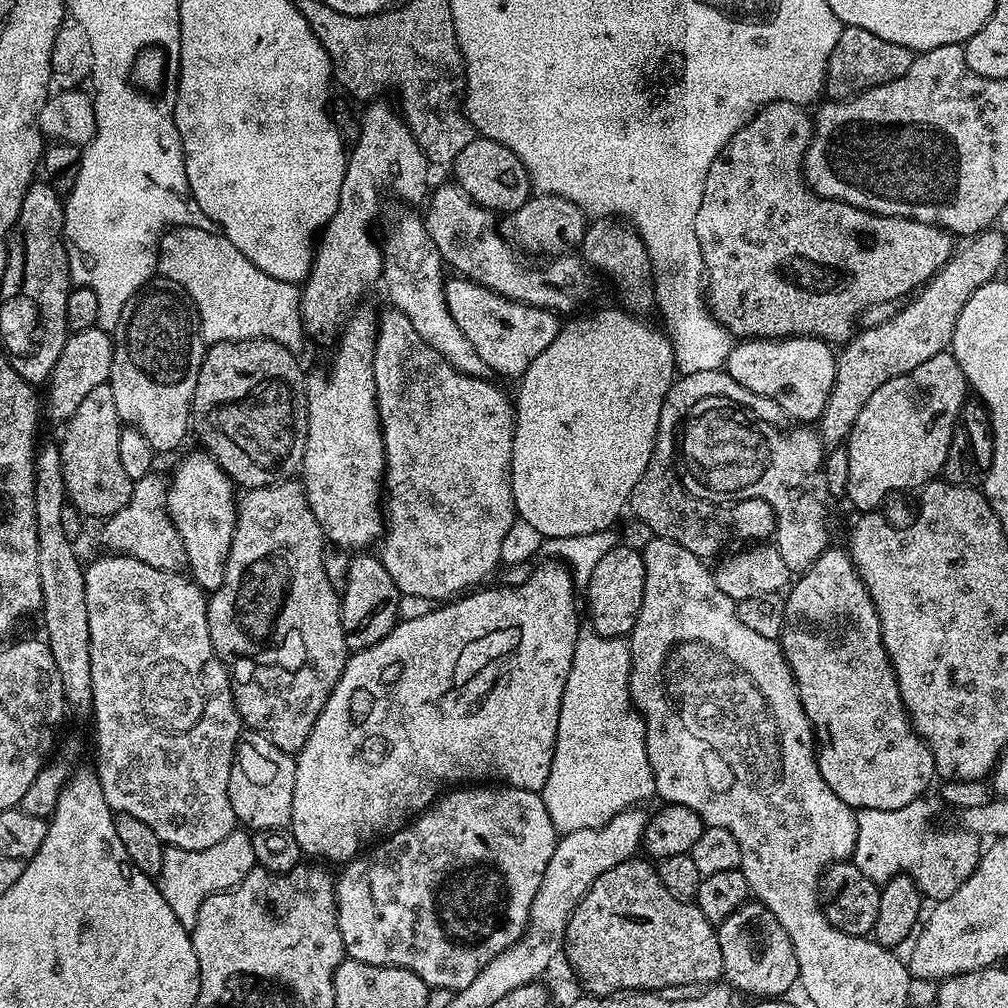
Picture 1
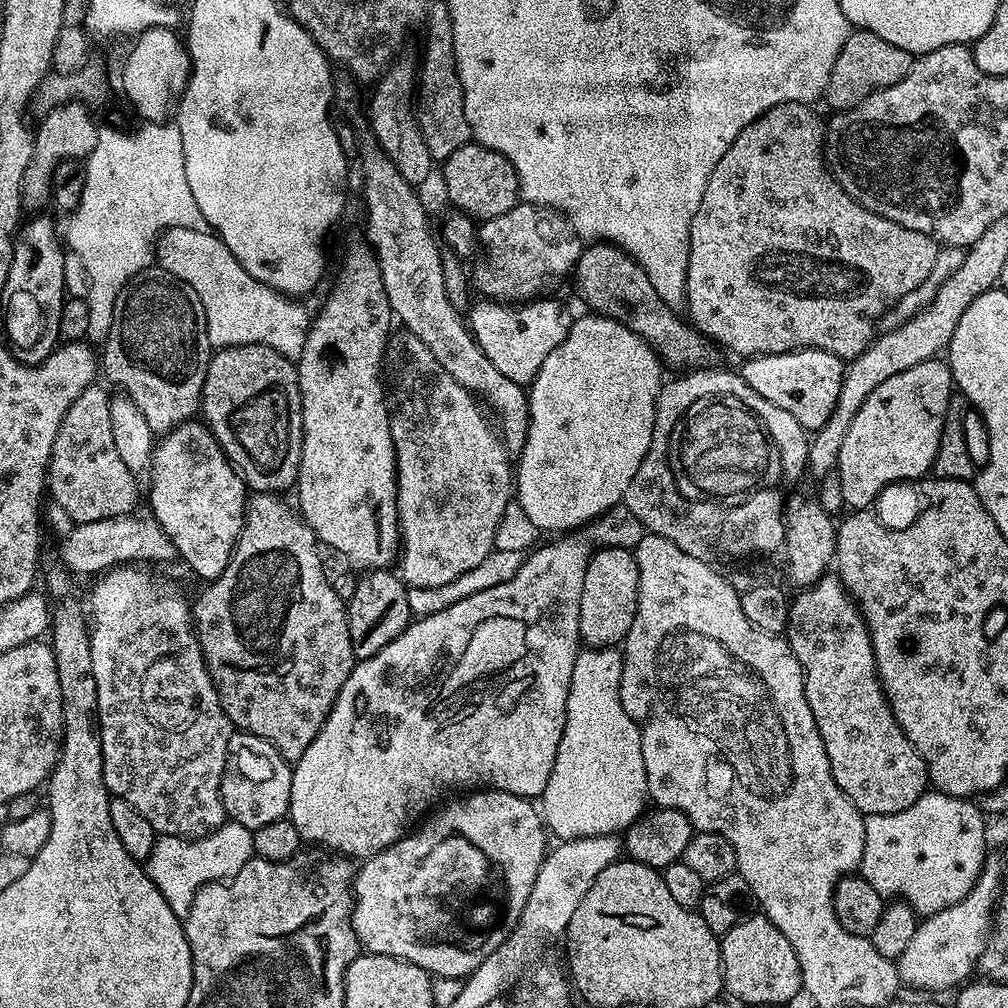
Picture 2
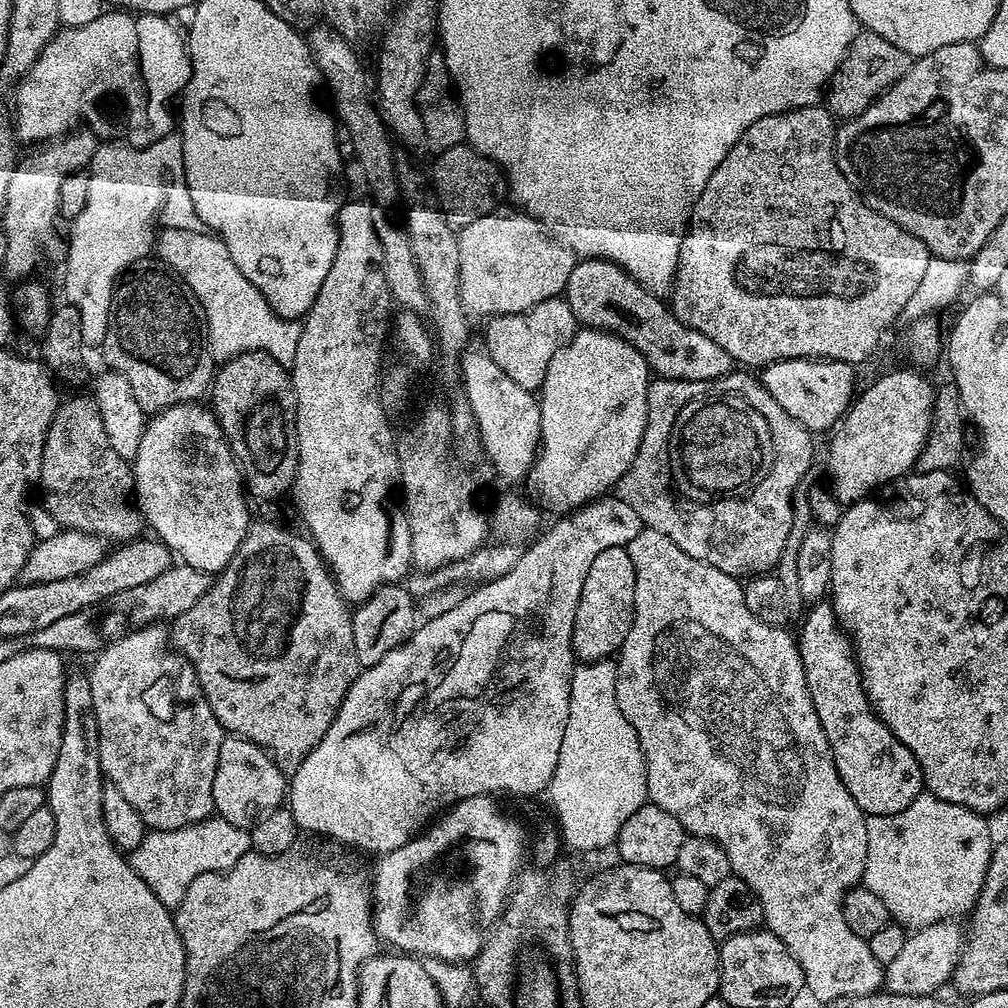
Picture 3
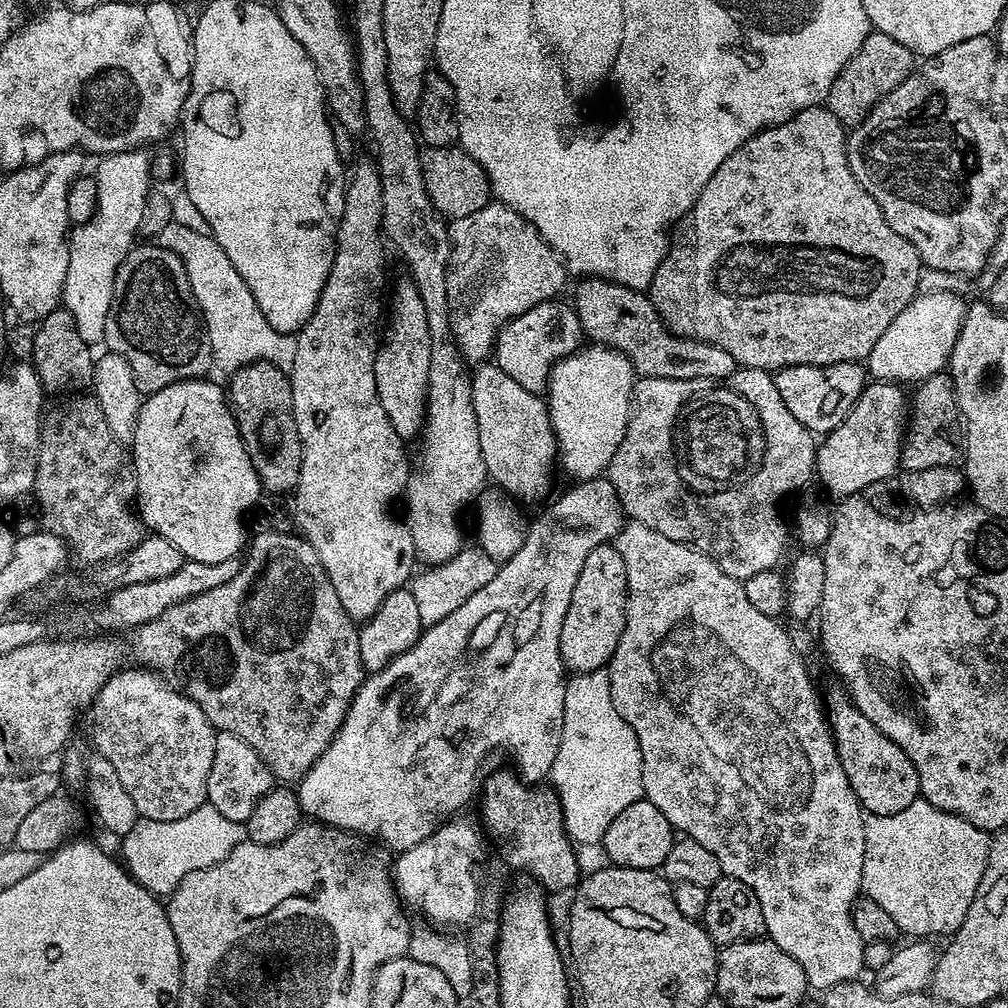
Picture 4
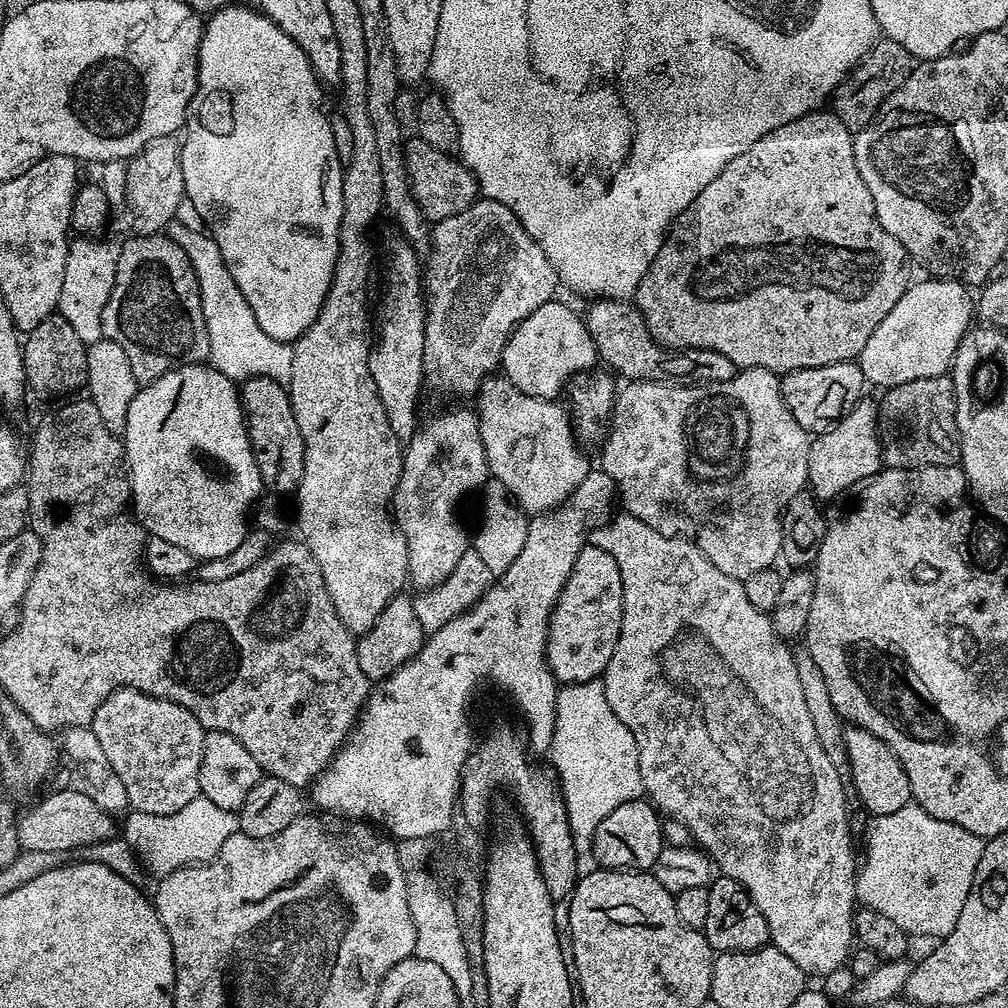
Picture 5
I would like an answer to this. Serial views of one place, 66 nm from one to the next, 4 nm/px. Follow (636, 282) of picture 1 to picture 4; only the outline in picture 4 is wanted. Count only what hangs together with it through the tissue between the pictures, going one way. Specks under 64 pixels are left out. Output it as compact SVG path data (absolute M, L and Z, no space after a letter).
M589 276L579 283L574 307L581 333L593 344L621 352L631 362L637 377L724 382L738 371L736 359L722 350L722 346L669 332L660 321L658 310L654 310L652 301L641 289L601 280L599 276Z

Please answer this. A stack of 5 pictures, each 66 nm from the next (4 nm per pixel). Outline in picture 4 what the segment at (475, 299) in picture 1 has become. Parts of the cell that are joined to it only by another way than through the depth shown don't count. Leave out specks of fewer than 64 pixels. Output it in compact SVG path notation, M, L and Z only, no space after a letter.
M559 299L547 300L526 310L526 314L518 314L496 336L494 362L503 372L510 374L510 378L514 378L522 390L543 393L548 387L552 367L581 347L582 333L575 307L568 305L567 308L560 303Z

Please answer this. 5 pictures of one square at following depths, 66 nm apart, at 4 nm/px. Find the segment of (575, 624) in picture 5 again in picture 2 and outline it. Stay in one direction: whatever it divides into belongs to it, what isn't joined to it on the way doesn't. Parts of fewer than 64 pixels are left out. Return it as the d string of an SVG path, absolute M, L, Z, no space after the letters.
M601 547L589 556L578 610L580 638L587 647L611 648L626 638L638 610L639 577L636 557L627 548Z

